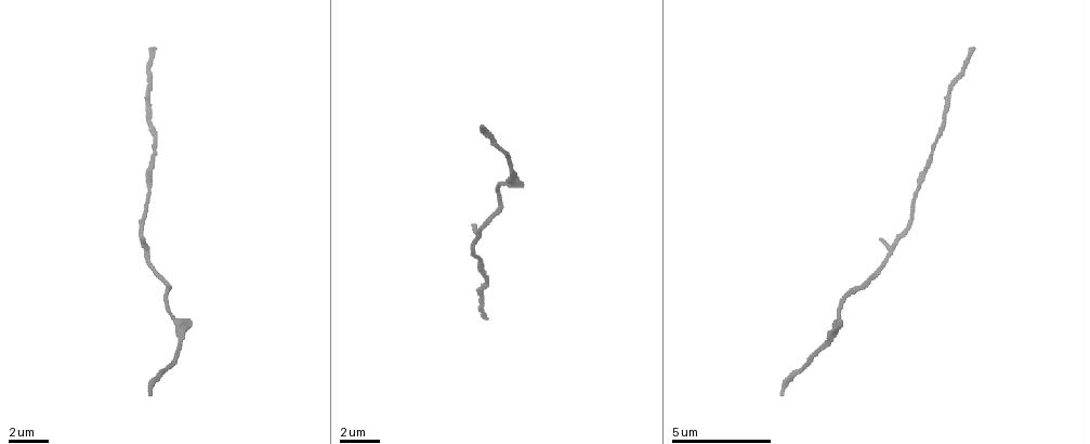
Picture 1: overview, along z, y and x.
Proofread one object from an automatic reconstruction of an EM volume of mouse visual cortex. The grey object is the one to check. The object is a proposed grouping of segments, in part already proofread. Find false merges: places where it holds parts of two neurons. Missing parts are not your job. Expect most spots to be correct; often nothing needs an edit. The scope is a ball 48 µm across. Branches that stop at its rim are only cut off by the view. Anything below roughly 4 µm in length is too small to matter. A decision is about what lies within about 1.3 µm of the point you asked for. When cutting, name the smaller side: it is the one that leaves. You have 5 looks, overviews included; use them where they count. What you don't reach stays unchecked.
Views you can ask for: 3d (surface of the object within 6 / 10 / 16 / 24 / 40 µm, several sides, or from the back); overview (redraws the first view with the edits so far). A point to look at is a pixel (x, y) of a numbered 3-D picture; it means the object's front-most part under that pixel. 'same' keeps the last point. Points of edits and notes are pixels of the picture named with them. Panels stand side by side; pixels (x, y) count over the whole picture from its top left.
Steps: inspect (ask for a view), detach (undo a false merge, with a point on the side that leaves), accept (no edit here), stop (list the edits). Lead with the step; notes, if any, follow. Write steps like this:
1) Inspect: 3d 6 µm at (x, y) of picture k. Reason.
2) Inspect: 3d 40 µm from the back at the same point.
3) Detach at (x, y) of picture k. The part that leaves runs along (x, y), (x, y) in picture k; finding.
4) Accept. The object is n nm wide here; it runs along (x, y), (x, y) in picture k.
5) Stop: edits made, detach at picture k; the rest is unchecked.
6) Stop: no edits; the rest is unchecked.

Inspect: 3d 10 µm at (902, 230) of picture 1.

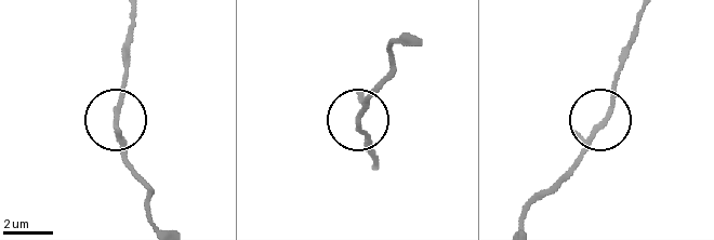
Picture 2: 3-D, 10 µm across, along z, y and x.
Accept. The object is 170 nm wide here; it runs along (602, 124), (613, 95), (620, 48) in picture 2; continuous, no second neuron.

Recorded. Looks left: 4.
Inspect: 3d 6 µm at (842, 299) of picture 1. Calibre changes.

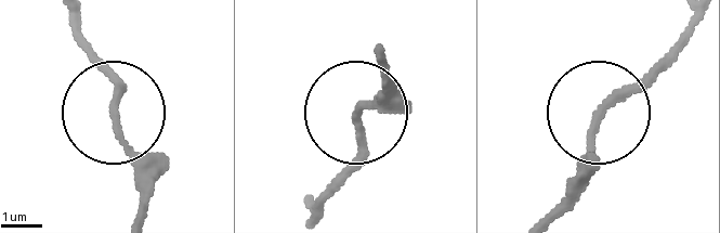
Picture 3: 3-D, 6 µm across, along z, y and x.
Inspect: 3d 6 µm from the back at (117, 111) of picture 3.

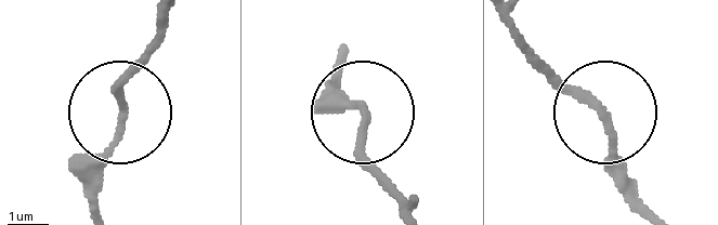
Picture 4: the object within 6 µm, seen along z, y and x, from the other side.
Accept. It runs along (170, 12), (121, 84), (118, 126), (91, 195) in picture 4; continuous, no second neuron.

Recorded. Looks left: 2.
Inspect: 3d 16 µm at (486, 277) of picture 1. A narrow waist.

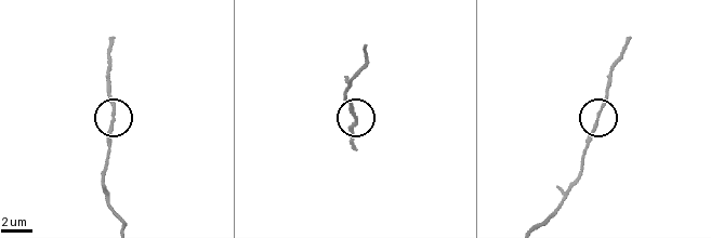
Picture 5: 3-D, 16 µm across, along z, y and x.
Inspect: 3d 16 µm from the back at the same point.

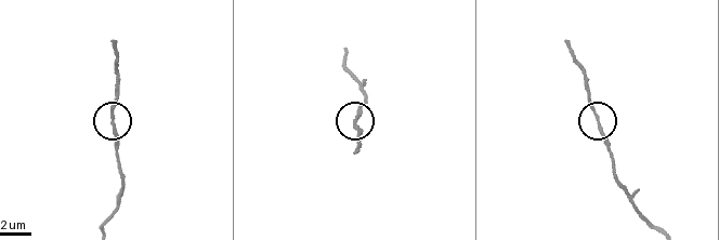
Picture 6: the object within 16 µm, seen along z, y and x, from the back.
Accept. It runs along (621, 185), (608, 136), (587, 87) in picture 6; one neuron here.

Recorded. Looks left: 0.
Stop: no edits; the rest is unchecked.

